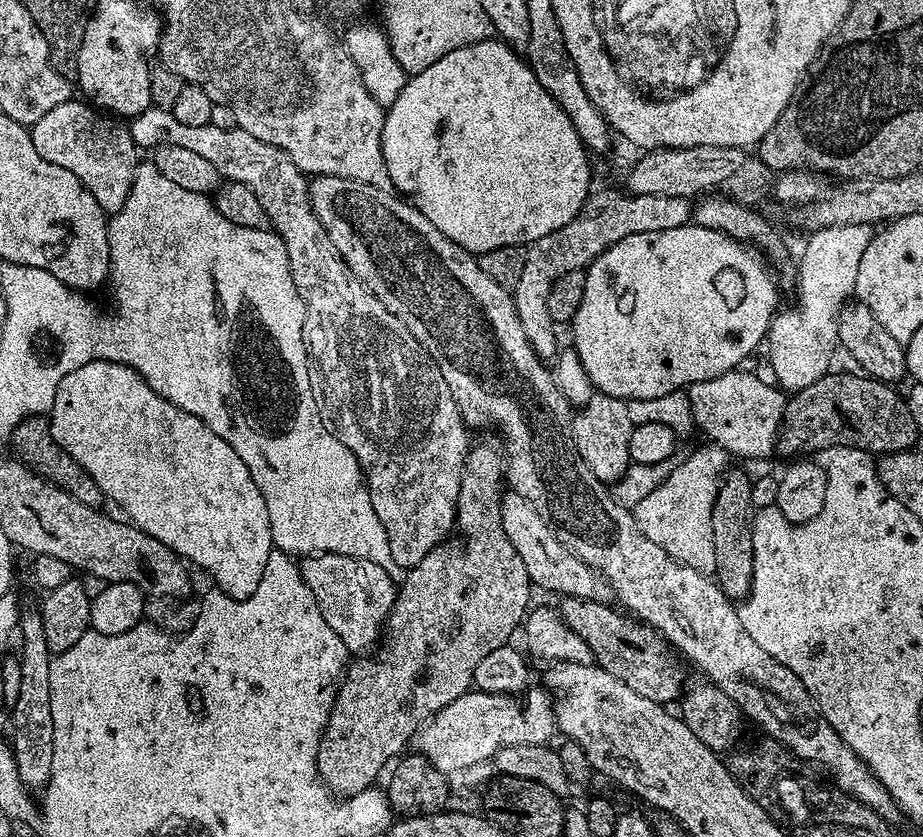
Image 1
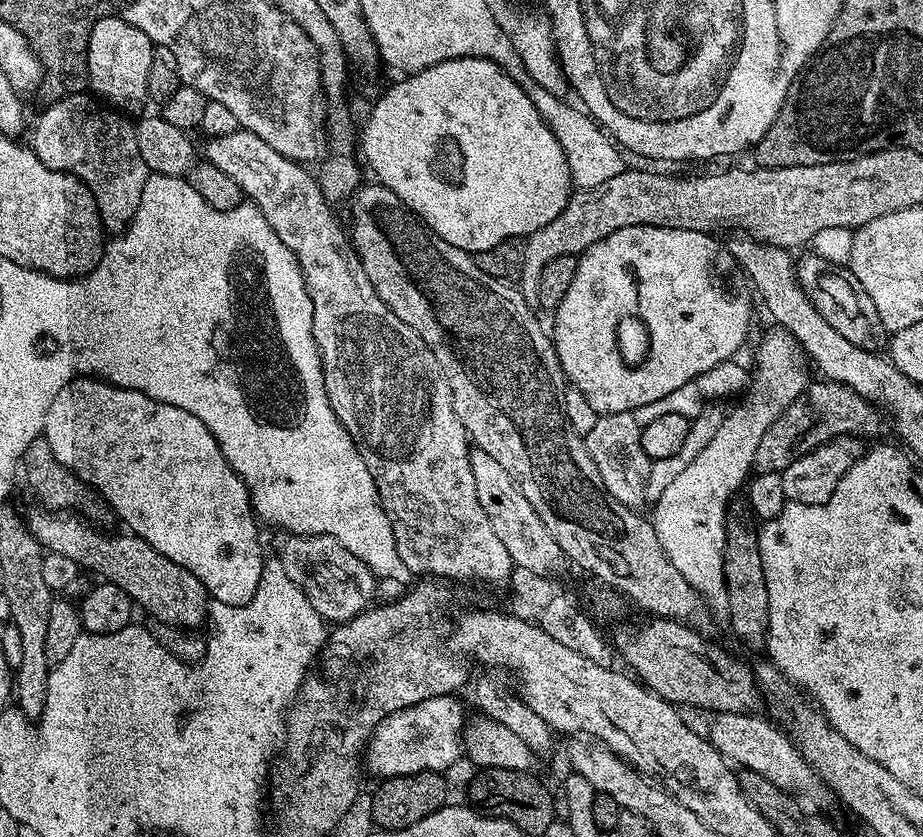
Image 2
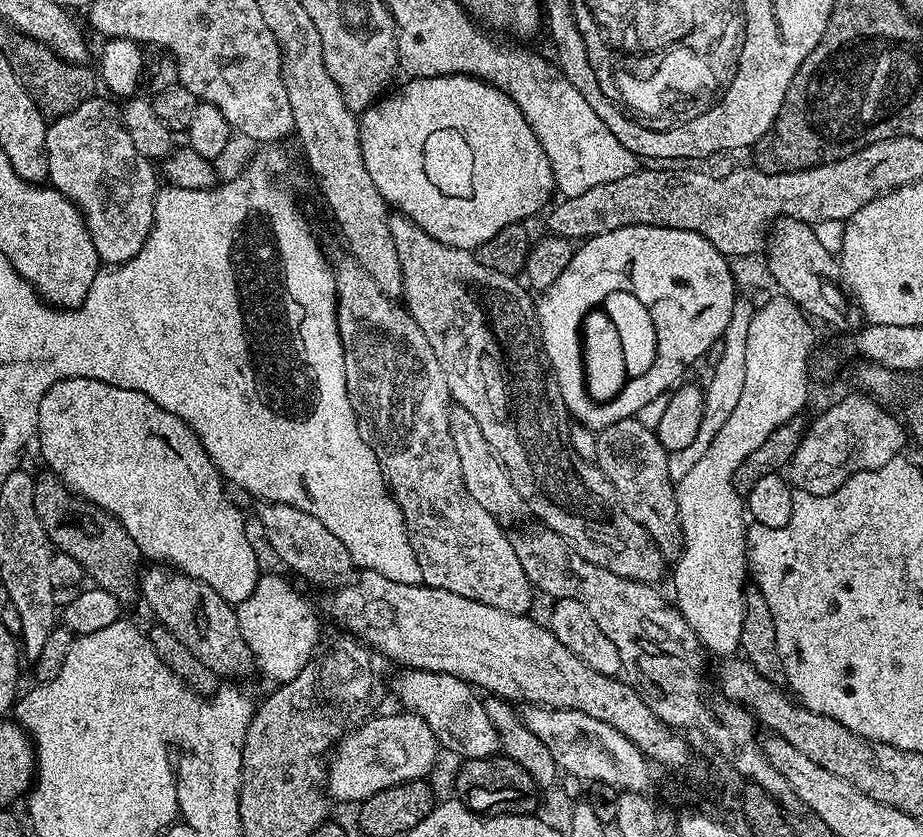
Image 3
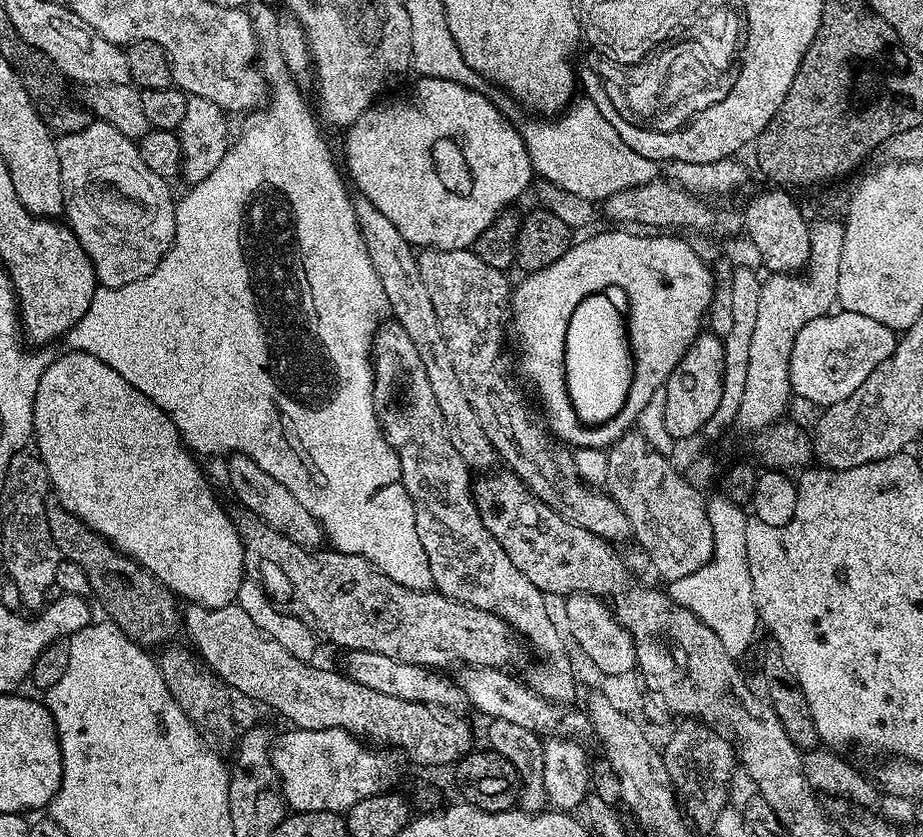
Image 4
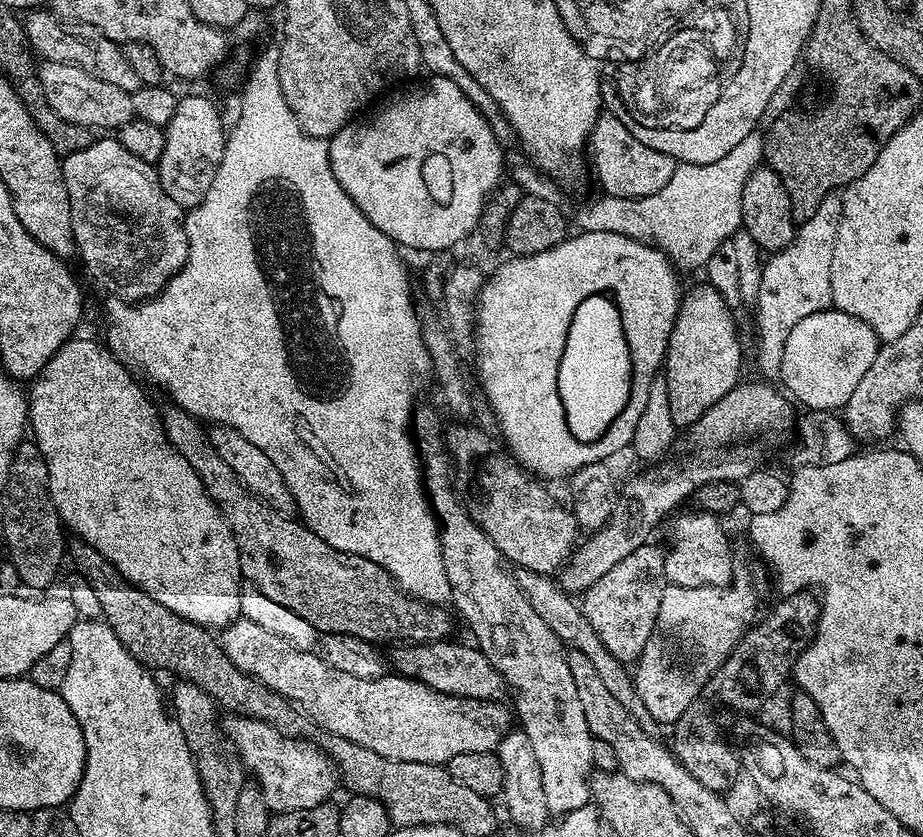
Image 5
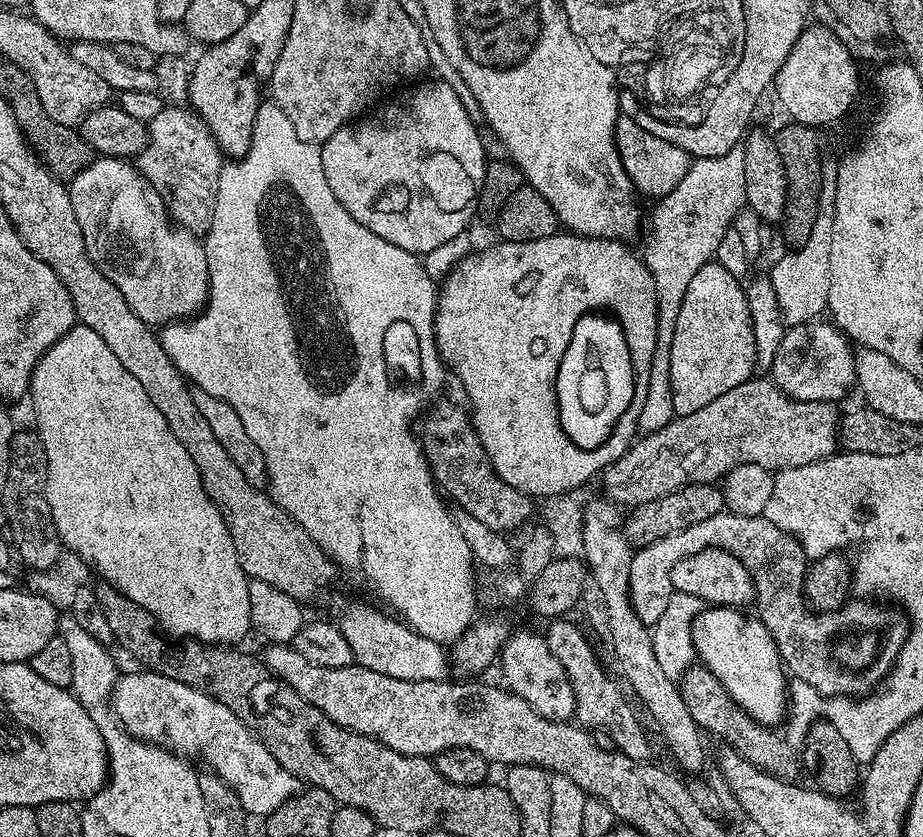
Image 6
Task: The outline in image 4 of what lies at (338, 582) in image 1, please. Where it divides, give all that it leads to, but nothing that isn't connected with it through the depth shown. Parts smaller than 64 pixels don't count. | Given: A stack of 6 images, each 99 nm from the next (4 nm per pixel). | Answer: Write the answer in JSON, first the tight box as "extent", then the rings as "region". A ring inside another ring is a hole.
{"extent":[227,454,325,550],"region":[[[232,454],[227,457],[227,460],[228,480],[232,483],[237,498],[244,503],[241,505],[247,511],[262,518],[274,530],[286,534],[286,538],[290,538],[298,546],[309,550],[321,547],[321,545],[319,546],[320,540],[322,544],[325,535],[323,528],[320,527],[320,522],[314,518],[314,514],[310,514],[310,510],[306,510],[306,506],[302,506],[302,502],[298,502],[298,498],[294,498],[294,494],[290,494],[290,490],[286,490],[286,486],[278,483],[273,476],[266,470],[262,470],[248,456]]]}

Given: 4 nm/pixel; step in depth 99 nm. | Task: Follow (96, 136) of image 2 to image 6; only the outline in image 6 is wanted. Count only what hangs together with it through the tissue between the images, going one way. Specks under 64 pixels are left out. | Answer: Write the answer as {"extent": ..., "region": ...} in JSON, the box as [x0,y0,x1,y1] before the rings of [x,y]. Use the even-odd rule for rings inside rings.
{"extent":[67,155,208,326],"region":[[[97,155],[86,166],[86,170],[82,170],[70,181],[67,190],[70,194],[70,206],[74,206],[74,215],[78,217],[78,227],[82,229],[82,242],[86,242],[86,254],[90,254],[94,266],[98,266],[98,270],[102,270],[106,274],[106,278],[110,278],[110,282],[114,282],[114,286],[118,286],[122,298],[126,298],[126,302],[130,302],[130,310],[134,310],[134,314],[138,314],[138,318],[142,318],[142,322],[146,322],[150,326],[163,326],[177,320],[187,320],[203,309],[204,303],[208,300],[208,263],[204,253],[204,241],[197,233],[188,232],[173,221],[158,190],[154,190],[154,186],[141,174],[135,163],[119,156]]]}

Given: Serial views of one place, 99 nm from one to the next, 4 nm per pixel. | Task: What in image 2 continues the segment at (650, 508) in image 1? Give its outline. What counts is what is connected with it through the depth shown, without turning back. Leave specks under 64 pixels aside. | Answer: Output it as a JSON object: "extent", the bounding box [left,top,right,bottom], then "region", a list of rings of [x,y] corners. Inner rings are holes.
{"extent":[650,326,810,614],"region":[[[776,326],[771,330],[773,332],[765,334],[764,341],[761,342],[760,349],[756,352],[756,374],[754,370],[756,389],[752,388],[743,397],[745,400],[741,408],[736,408],[733,412],[729,411],[725,415],[722,426],[718,426],[718,431],[714,433],[714,438],[710,438],[710,442],[694,458],[694,462],[690,462],[690,466],[686,466],[686,470],[682,470],[682,474],[678,474],[678,479],[662,493],[662,498],[658,498],[651,505],[650,519],[658,534],[658,542],[662,542],[662,550],[666,550],[666,558],[670,558],[670,562],[674,562],[678,574],[682,574],[686,578],[686,582],[694,585],[701,601],[707,607],[709,604],[714,611],[720,612],[720,614],[728,611],[726,578],[724,577],[728,505],[739,493],[736,491],[740,487],[740,491],[745,487],[746,481],[753,471],[754,454],[758,451],[758,442],[762,442],[762,434],[766,434],[766,430],[770,430],[770,426],[774,426],[774,418],[778,418],[778,414],[782,414],[782,410],[786,410],[786,406],[790,406],[790,402],[794,402],[794,398],[801,396],[810,383],[808,372],[804,369],[805,361],[802,359],[799,344],[783,328]]]}

